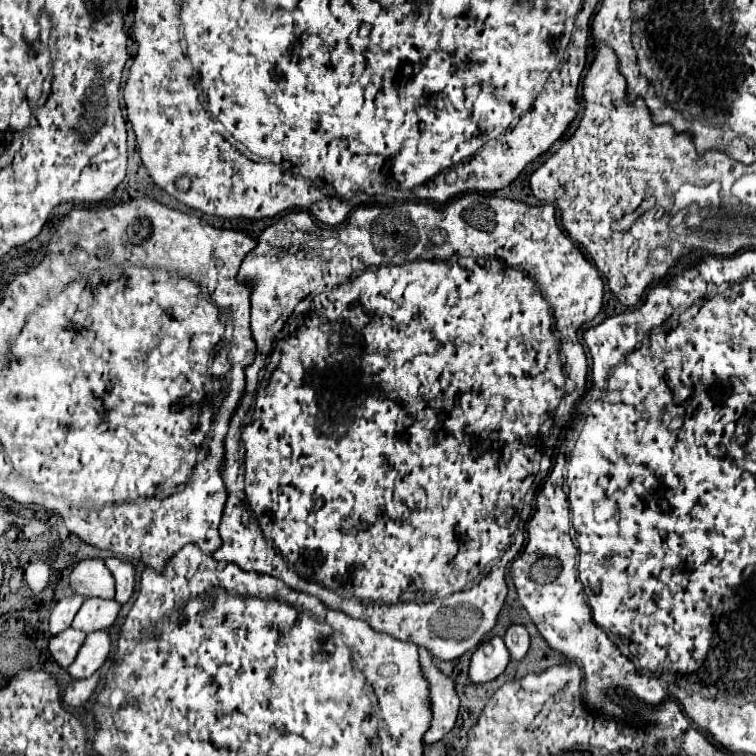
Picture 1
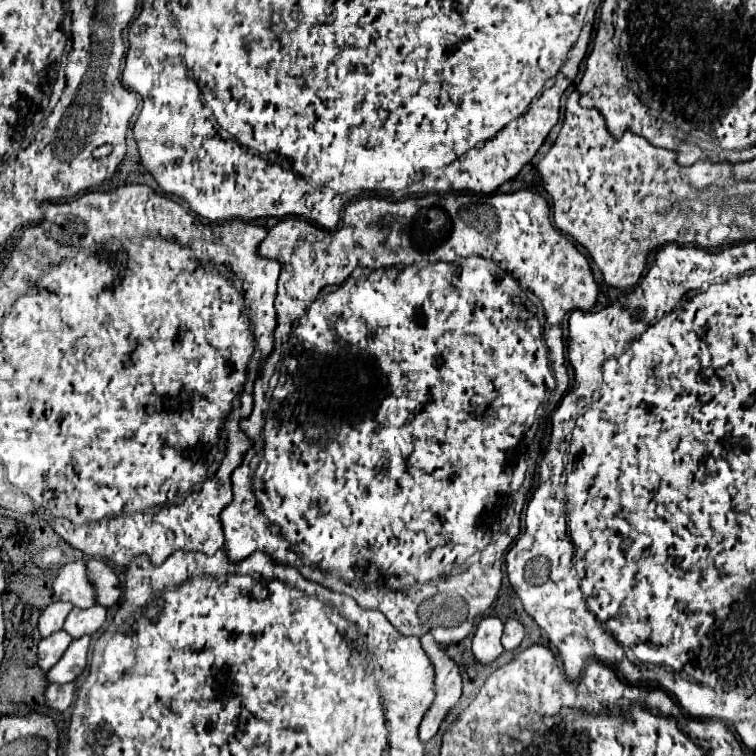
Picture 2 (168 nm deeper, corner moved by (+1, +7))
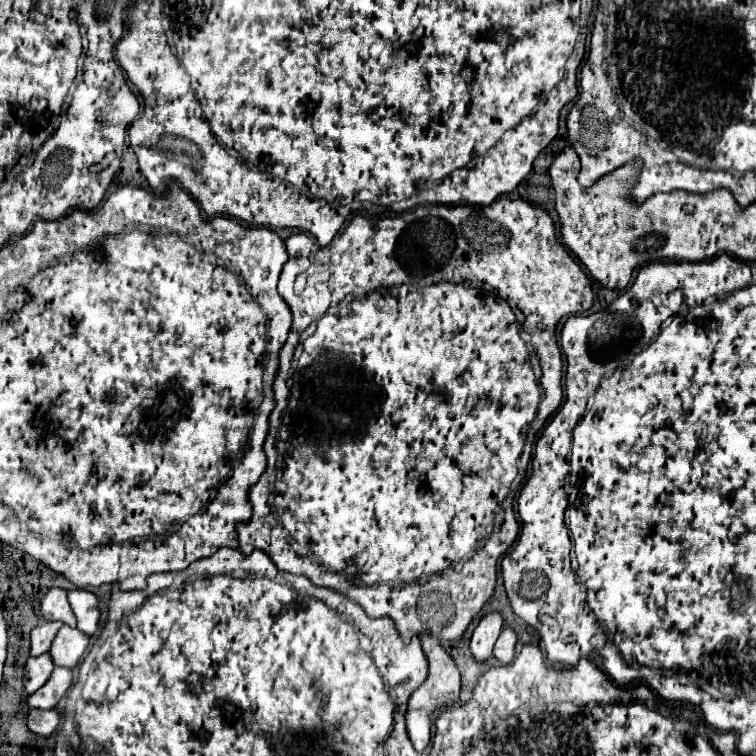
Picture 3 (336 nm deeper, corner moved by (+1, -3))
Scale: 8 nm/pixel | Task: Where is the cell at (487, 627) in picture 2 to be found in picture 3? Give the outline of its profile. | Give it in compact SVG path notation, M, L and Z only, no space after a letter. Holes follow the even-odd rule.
M498 612L484 614L478 626L474 628L472 640L470 640L470 650L476 660L484 662L486 658L492 656L492 648L502 632L502 616Z

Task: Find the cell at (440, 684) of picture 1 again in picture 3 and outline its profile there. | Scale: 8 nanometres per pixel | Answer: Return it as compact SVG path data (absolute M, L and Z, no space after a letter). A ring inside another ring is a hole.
M428 632L420 634L420 642L422 642L422 650L430 662L428 678L412 692L412 696L408 700L408 710L406 710L406 730L408 730L412 746L418 752L422 752L430 744L430 728L432 728L430 714L438 708L446 708L446 706L458 702L458 696L460 696L460 672L452 660L452 656L444 650L440 640L436 640L436 636L428 636Z

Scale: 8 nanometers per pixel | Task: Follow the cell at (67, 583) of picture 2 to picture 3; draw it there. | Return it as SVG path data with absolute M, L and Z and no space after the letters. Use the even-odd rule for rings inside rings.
M52 588L46 592L46 596L40 602L40 612L44 620L60 620L62 624L76 626L76 616L66 600L66 590Z

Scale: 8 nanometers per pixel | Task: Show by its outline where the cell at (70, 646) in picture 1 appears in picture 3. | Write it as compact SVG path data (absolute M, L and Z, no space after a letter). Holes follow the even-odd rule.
M48 654L28 658L28 662L24 666L24 692L28 696L34 694L40 686L46 684L52 670L54 670L54 662L52 662L52 658Z

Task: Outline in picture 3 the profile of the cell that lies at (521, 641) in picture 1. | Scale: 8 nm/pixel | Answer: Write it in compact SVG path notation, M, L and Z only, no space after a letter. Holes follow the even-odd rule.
M504 628L494 646L494 658L500 664L510 664L514 658L514 646L516 646L516 632L512 628Z

